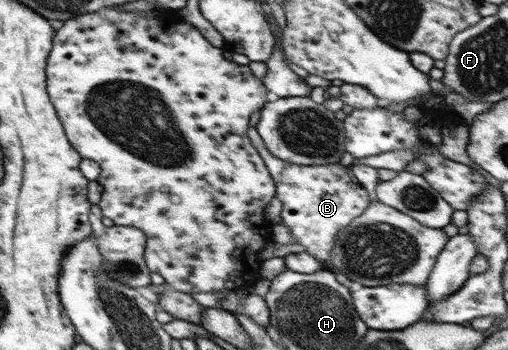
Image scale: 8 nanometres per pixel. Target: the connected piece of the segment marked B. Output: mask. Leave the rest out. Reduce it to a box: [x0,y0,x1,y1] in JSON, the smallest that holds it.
[247,126,370,269]

